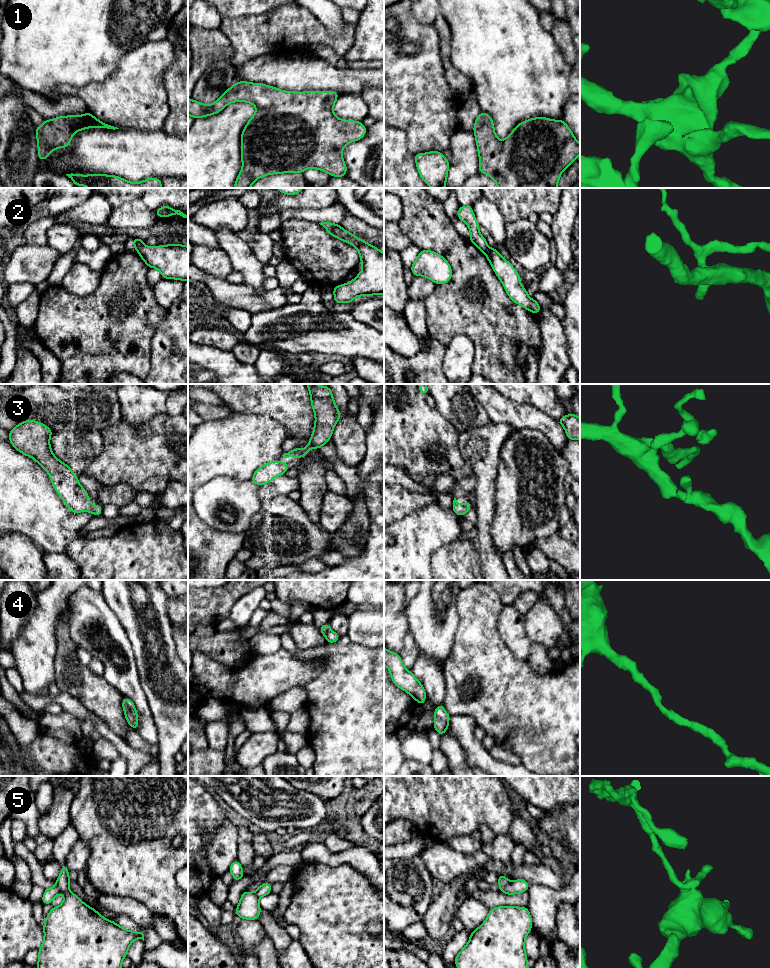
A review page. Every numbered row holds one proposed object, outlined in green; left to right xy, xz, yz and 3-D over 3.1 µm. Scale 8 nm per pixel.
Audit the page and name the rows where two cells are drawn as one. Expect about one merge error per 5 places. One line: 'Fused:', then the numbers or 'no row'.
Fused: 2, 5

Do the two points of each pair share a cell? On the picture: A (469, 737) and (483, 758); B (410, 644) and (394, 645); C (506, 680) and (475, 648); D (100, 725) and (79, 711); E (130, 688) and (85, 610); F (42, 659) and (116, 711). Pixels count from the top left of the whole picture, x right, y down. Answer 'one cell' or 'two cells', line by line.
A: one cell
B: two cells
C: one cell
D: one cell
E: one cell
F: two cells

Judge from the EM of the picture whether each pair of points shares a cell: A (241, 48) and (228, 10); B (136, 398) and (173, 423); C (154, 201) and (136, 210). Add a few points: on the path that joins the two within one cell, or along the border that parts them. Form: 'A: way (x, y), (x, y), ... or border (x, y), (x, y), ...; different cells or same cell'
A: border (253, 14), (222, 18); different cells
B: border (166, 412), (155, 414), (138, 426); different cells
C: border (140, 199), (153, 211); different cells

